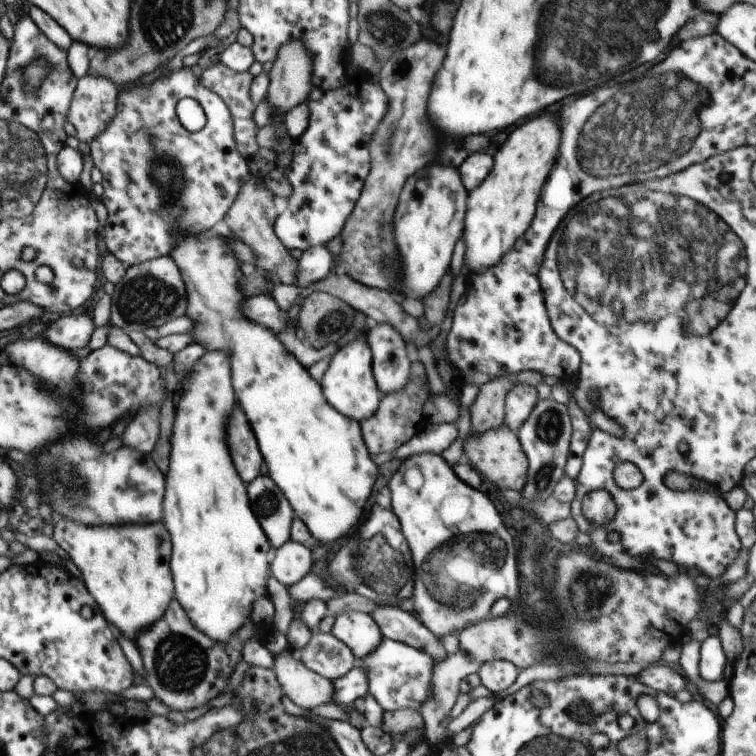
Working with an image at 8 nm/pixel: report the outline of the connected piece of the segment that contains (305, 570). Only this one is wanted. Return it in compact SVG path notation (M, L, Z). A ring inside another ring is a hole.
M292 540L278 550L273 550L270 557L274 578L286 587L302 580L312 570L314 564L310 549Z

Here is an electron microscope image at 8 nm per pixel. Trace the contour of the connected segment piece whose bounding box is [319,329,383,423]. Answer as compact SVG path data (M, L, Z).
M366 329L364 332L362 339L340 348L339 352L331 358L330 366L319 382L326 400L340 414L359 423L374 416L383 396L373 373L373 356L366 340Z

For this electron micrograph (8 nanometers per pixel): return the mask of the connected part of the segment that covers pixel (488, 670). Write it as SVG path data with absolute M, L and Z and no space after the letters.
M493 660L483 663L477 673L481 683L486 686L493 695L508 690L508 688L516 682L520 670L517 666L514 666L512 662Z

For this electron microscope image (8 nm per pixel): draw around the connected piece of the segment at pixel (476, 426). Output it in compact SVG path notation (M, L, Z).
M526 371L518 374L518 376L492 377L490 381L480 385L475 401L469 408L472 421L470 435L481 435L487 430L502 425L505 419L507 394L520 383L537 386L543 382L542 377L540 374Z

